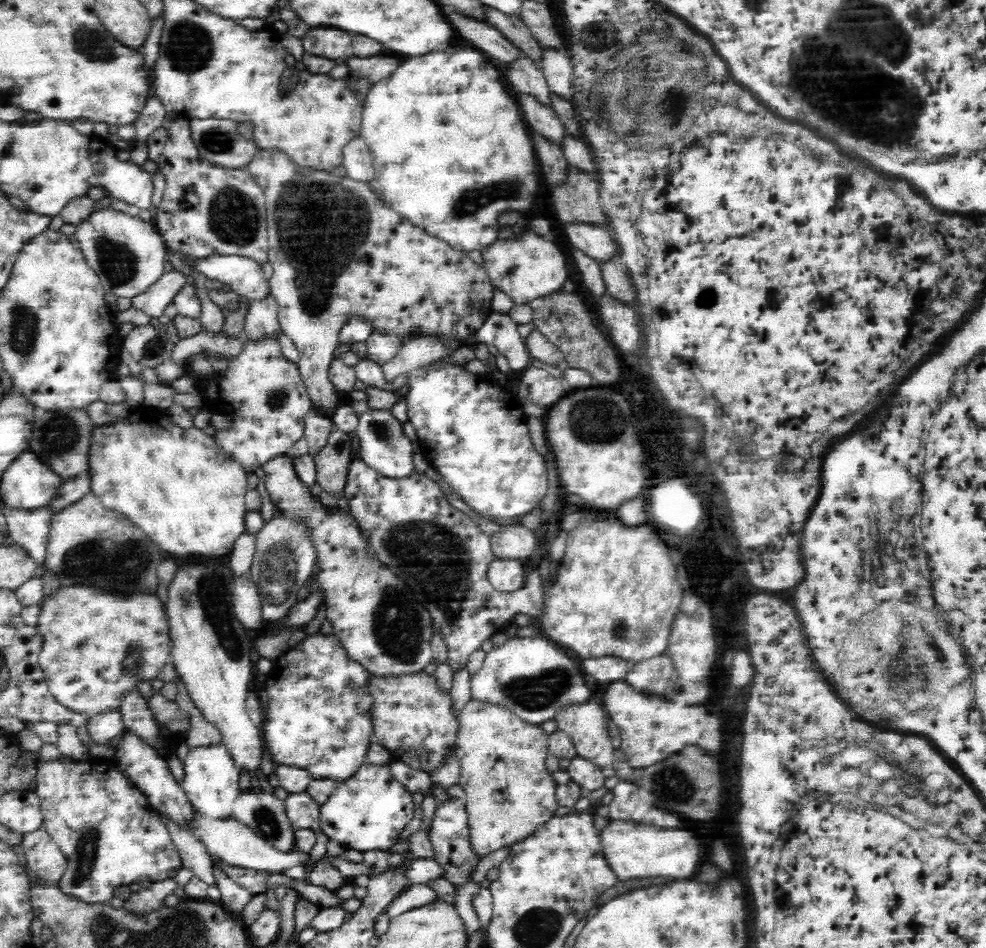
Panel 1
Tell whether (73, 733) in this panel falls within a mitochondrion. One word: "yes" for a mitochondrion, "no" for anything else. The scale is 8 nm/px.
no

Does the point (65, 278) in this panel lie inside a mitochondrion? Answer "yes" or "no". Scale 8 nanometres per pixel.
no

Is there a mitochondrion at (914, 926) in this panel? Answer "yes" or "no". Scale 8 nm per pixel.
no

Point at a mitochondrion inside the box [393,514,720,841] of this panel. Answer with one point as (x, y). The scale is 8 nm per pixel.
(538, 692)

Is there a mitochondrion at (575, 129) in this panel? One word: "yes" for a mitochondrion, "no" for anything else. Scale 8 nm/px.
yes

